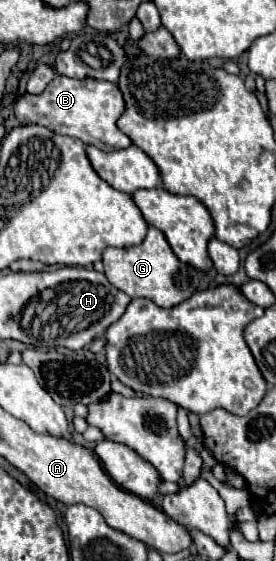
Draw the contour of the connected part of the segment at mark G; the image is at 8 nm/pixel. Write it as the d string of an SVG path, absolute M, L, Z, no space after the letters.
M149 227L149 233L141 245L127 249L107 247L103 253L103 267L111 285L129 297L151 299L159 307L175 307L195 291L193 285L197 279L197 269L181 263L171 251L165 235L155 227Z

